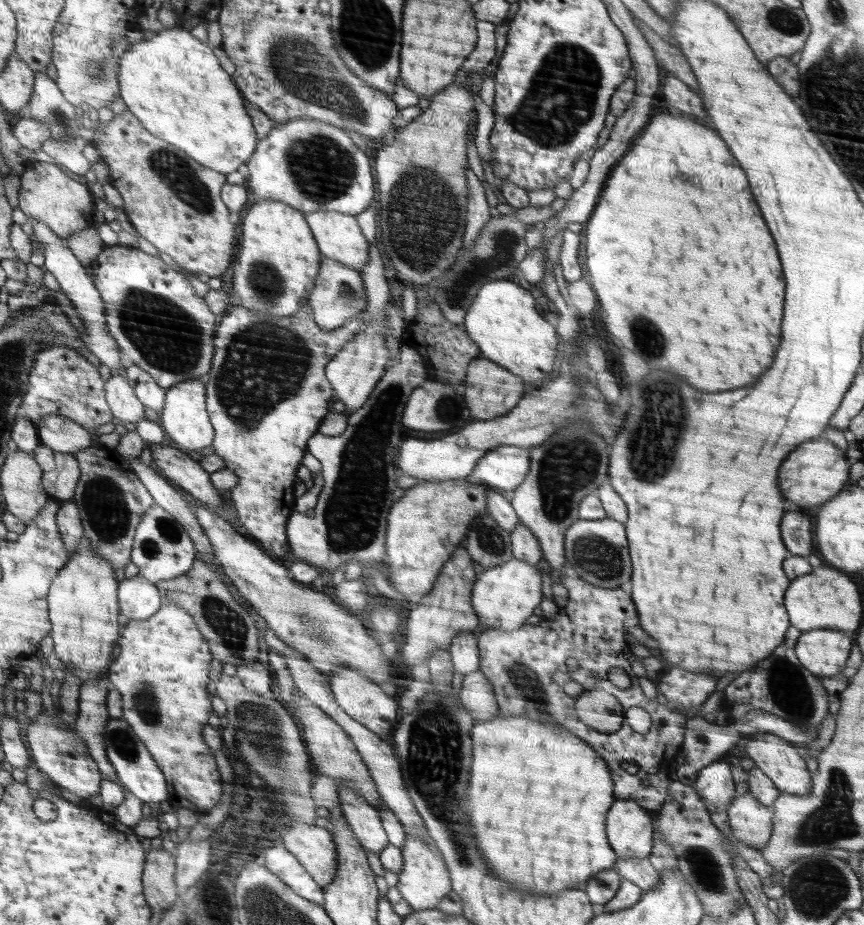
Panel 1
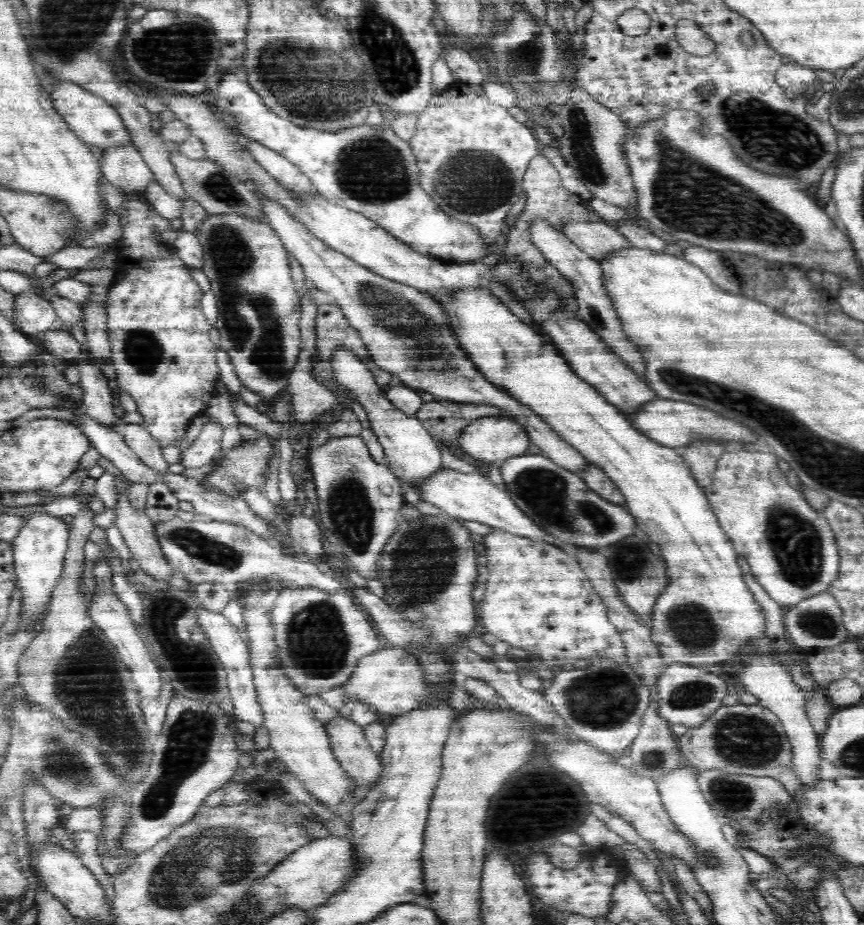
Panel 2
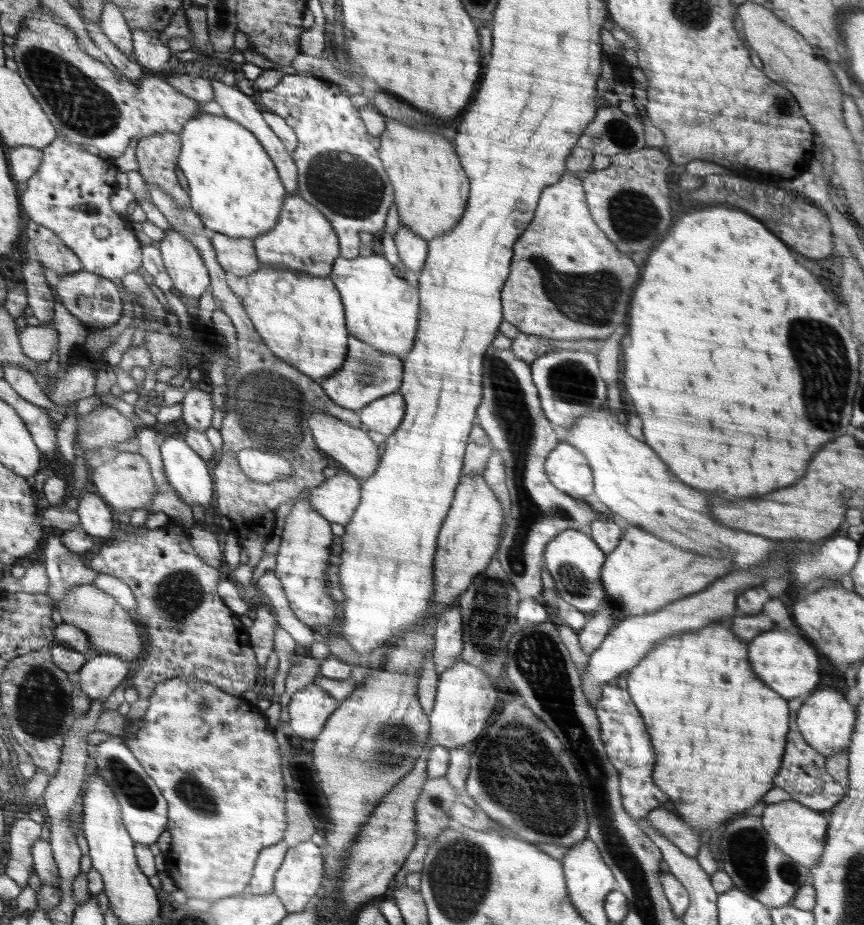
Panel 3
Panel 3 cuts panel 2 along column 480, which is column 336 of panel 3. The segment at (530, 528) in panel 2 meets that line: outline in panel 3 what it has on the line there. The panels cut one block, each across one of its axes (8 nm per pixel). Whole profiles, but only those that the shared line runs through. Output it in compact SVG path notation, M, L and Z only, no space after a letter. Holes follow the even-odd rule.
M344 469L310 489L311 507L328 521L346 526L362 500L363 488L363 481Z

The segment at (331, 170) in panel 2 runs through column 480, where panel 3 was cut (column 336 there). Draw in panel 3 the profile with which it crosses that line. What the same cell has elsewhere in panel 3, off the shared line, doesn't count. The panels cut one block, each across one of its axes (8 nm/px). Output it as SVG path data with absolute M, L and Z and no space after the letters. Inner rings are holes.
M299 193L286 196L279 222L271 231L255 238L255 247L261 267L280 268L280 271L306 273L314 277L329 277L334 271L335 260L341 256L338 233L330 219L315 205L308 204Z

